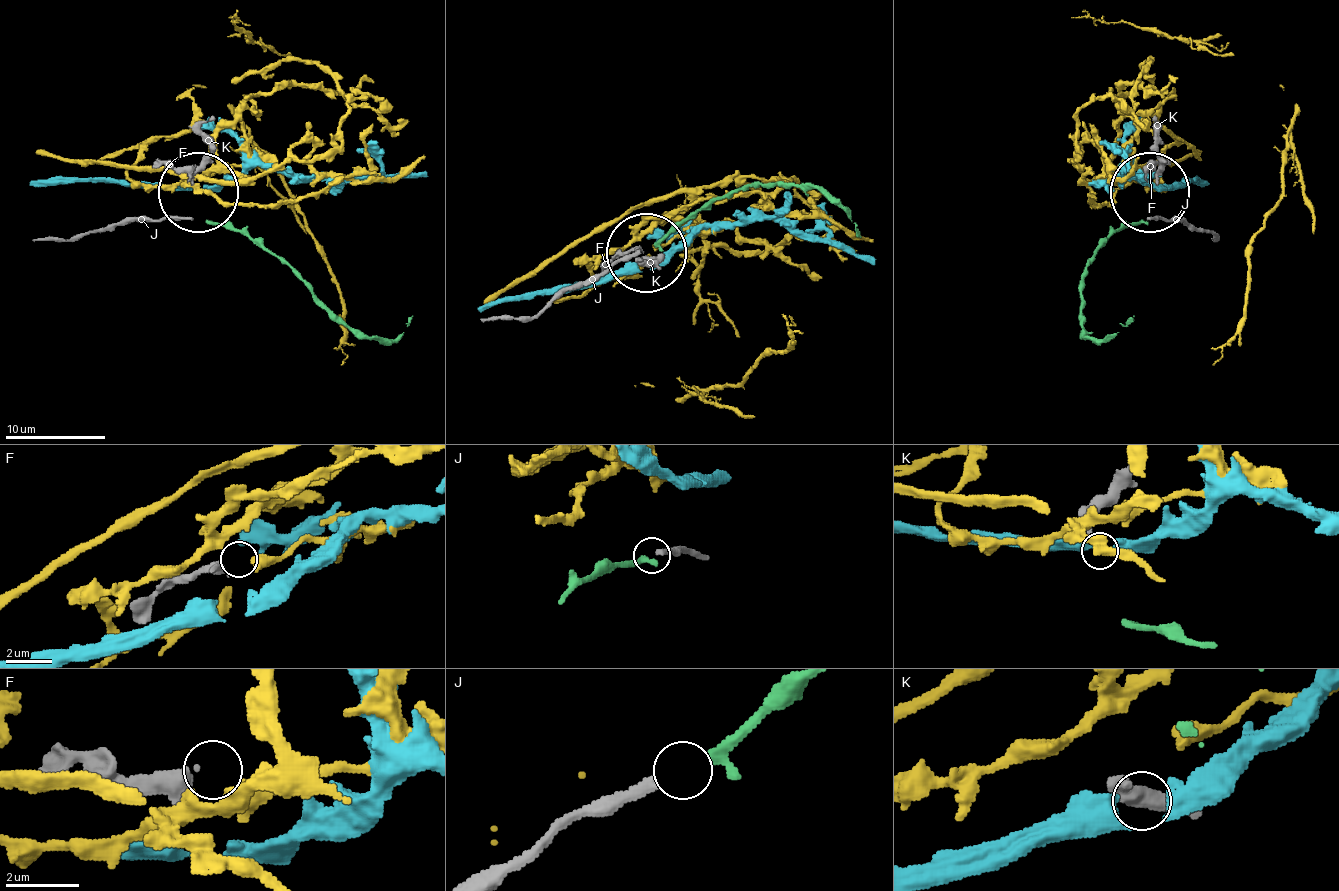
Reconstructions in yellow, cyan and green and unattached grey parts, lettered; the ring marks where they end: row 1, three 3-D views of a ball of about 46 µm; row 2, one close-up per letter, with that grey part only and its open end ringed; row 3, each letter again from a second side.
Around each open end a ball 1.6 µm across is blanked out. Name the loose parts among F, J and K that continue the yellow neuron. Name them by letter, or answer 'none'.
F

